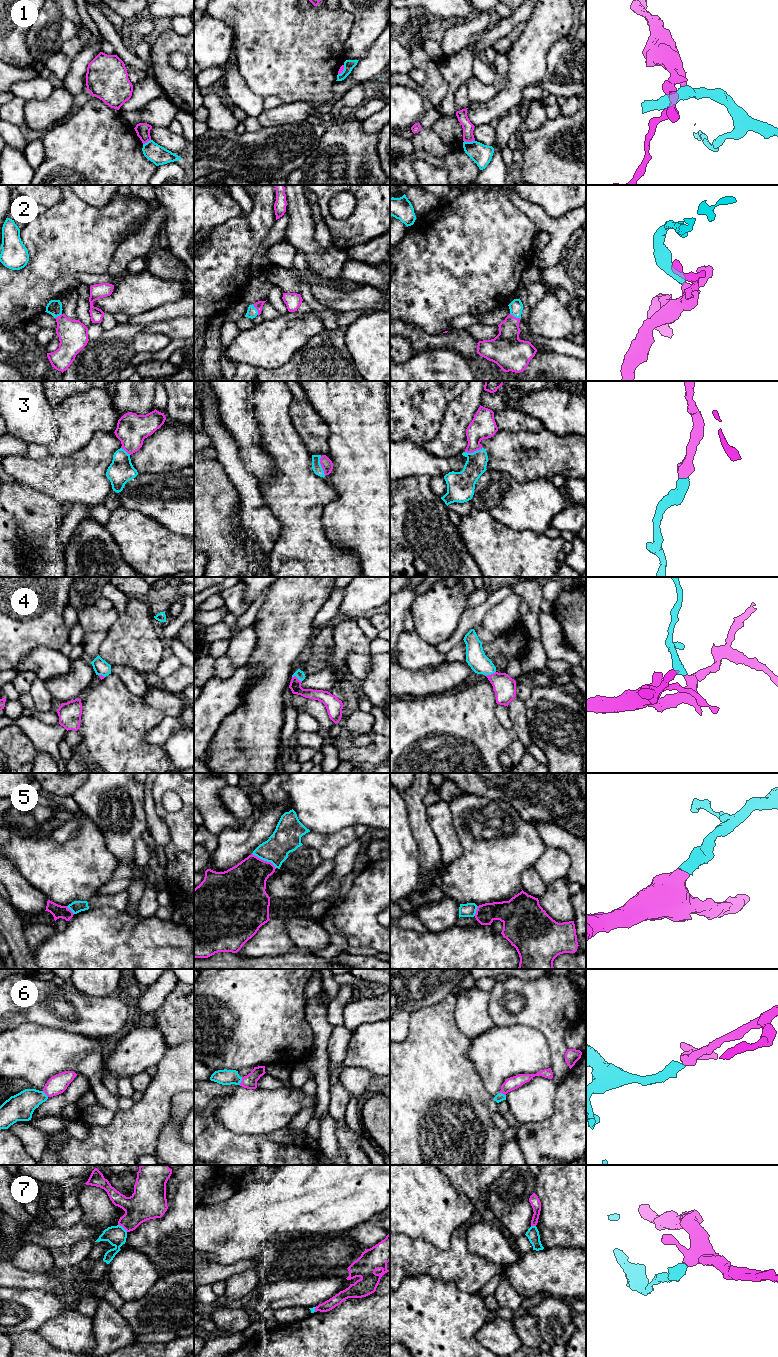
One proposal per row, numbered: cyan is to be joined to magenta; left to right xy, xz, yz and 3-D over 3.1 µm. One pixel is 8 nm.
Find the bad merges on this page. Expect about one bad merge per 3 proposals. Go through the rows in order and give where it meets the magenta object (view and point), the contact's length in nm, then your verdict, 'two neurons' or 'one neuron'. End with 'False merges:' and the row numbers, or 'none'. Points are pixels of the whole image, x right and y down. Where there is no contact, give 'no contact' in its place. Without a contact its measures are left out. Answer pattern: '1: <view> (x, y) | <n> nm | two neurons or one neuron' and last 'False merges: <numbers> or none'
1: yz (469, 141) | 90 nm | two neurons
2: xz (256, 308) | 100 nm | one neuron
3: xz (321, 465) | 170 nm | one neuron
4: xz (297, 678) | 90 nm | one neuron
5: xz (263, 860) | 220 nm | two neurons
6: xz (241, 1081) | 60 nm | one neuron
7: xy (123, 1227) | 100 nm | two neurons
False merges: 1, 5, 7

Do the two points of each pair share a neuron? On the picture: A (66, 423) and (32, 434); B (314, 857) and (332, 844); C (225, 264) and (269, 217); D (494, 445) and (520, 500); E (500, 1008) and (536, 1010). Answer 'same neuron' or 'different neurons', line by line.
A: different neurons
B: different neurons
C: same neuron
D: different neurons
E: same neuron

